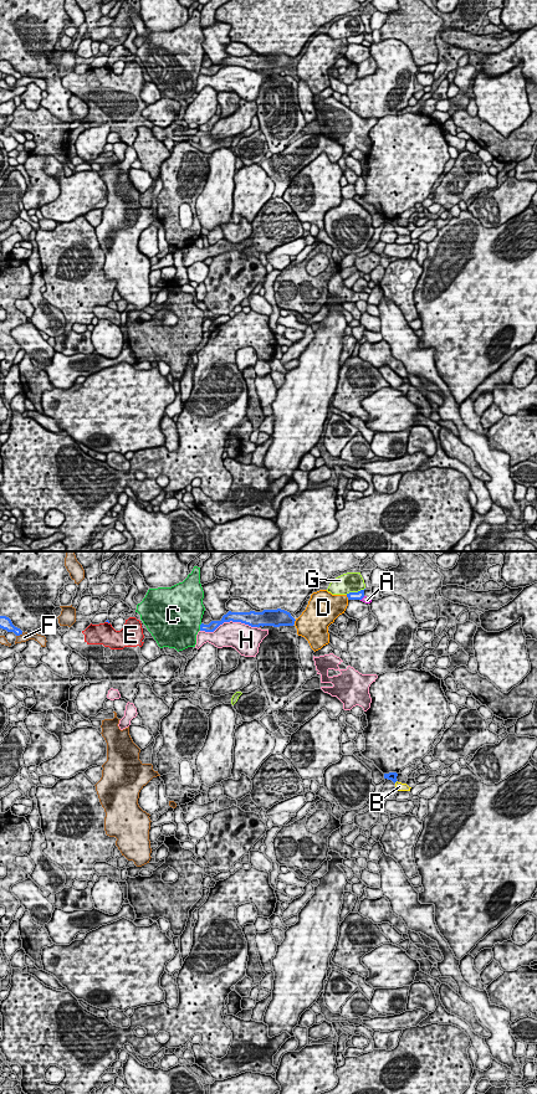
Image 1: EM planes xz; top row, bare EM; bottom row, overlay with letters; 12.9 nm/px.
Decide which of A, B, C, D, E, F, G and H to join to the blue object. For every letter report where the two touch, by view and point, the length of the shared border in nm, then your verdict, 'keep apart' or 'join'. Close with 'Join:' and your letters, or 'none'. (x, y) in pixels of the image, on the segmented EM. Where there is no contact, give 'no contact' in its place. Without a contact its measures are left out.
A: xz (362, 597) | 80 nm | keep apart
B: xz (395, 781) | 60 nm | join
C: xz (200, 627) | 100 nm | keep apart
D: xz (347, 596) | 70 nm | keep apart
E: xz (107, 621) | 60 nm | keep apart
F: xz (19, 635) | 110 nm | keep apart
G: xz (354, 592) | 260 nm | keep apart
H: xz (228, 621) | 750 nm | keep apart
Join: B

